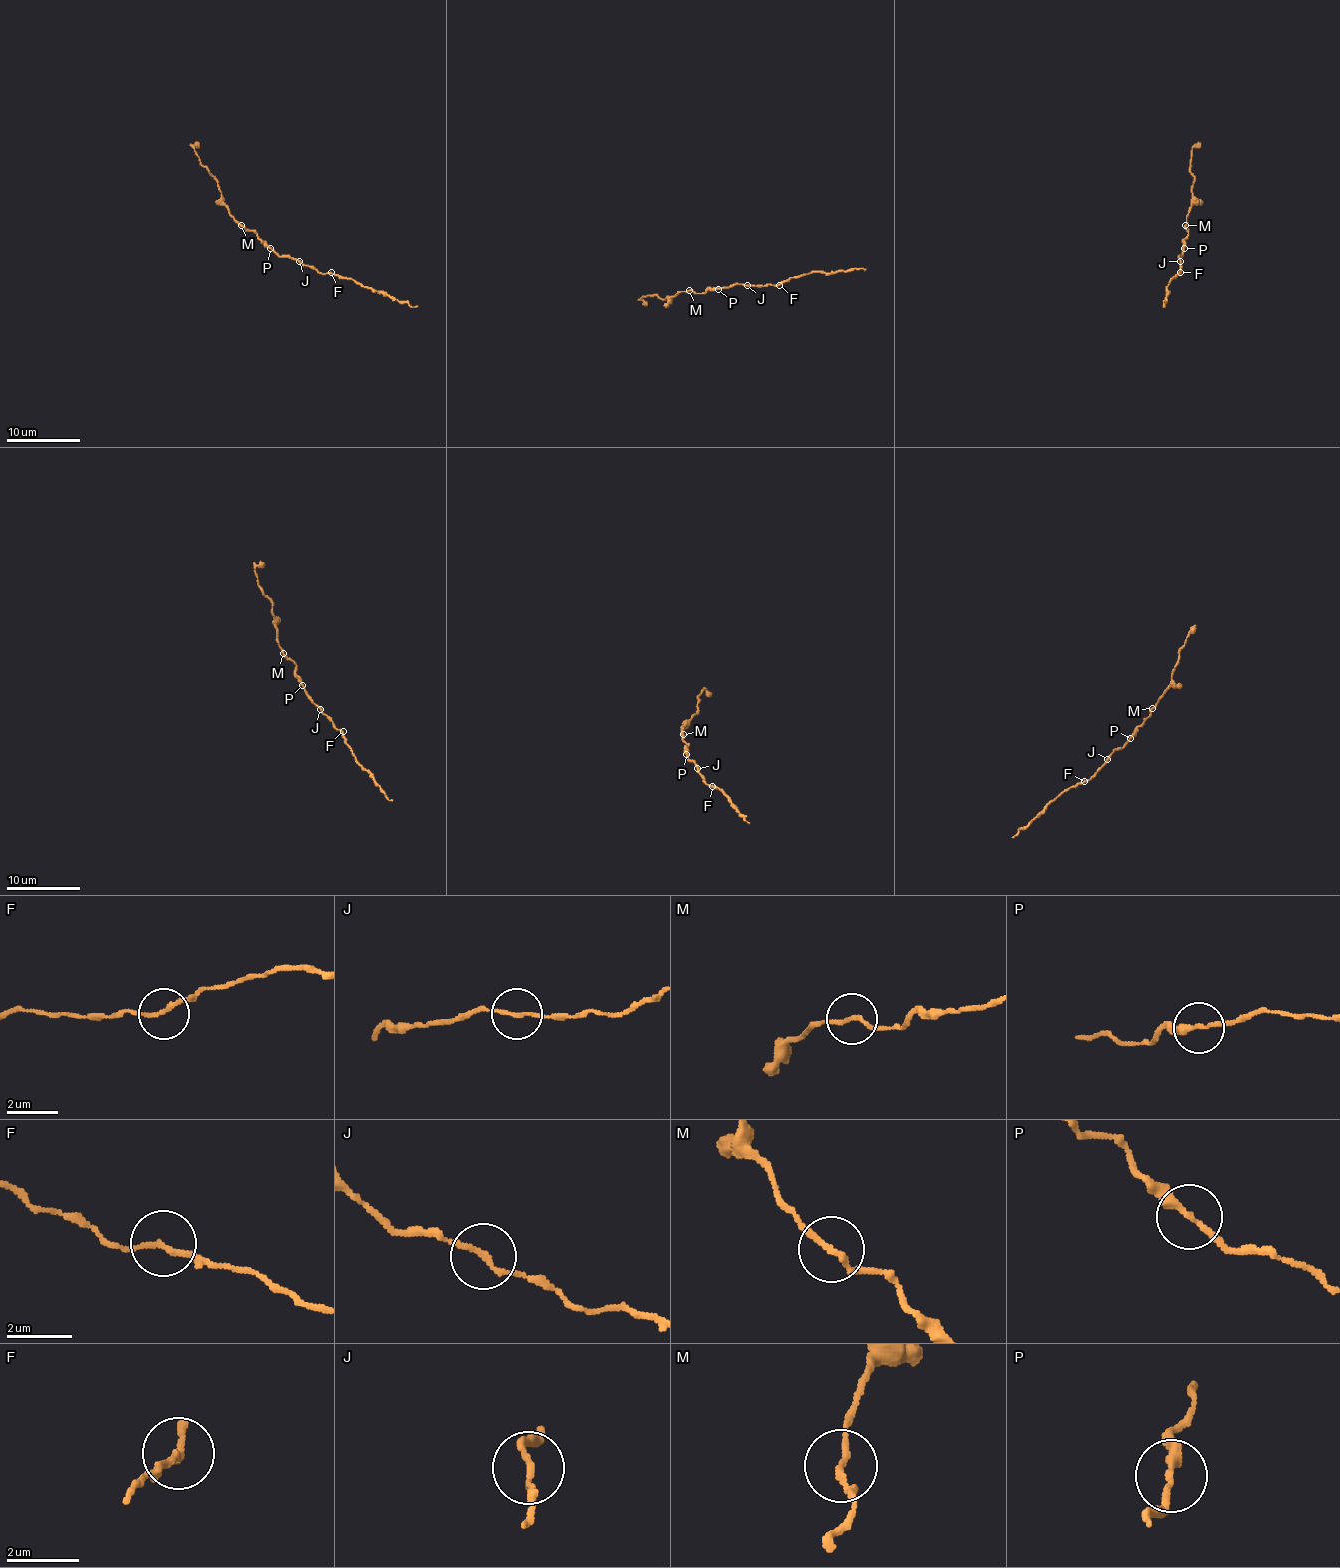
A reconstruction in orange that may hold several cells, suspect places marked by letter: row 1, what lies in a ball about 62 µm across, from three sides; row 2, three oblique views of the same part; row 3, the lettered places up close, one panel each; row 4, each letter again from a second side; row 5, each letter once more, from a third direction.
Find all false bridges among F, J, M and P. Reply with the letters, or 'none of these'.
M

